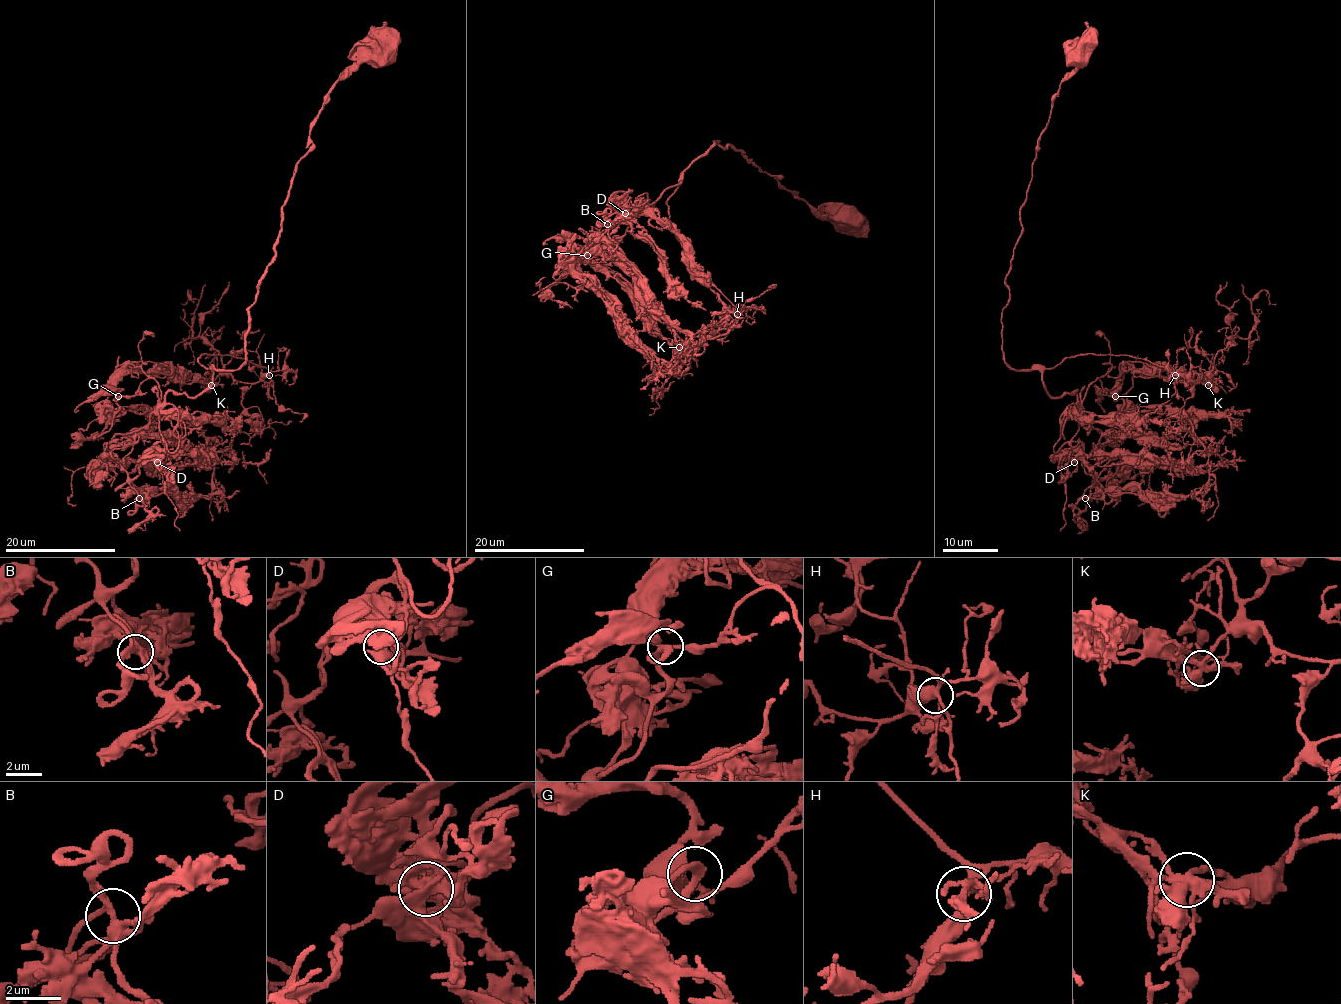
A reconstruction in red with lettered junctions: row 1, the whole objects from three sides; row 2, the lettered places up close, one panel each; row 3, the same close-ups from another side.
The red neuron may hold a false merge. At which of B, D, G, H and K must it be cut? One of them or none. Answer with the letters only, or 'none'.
none

